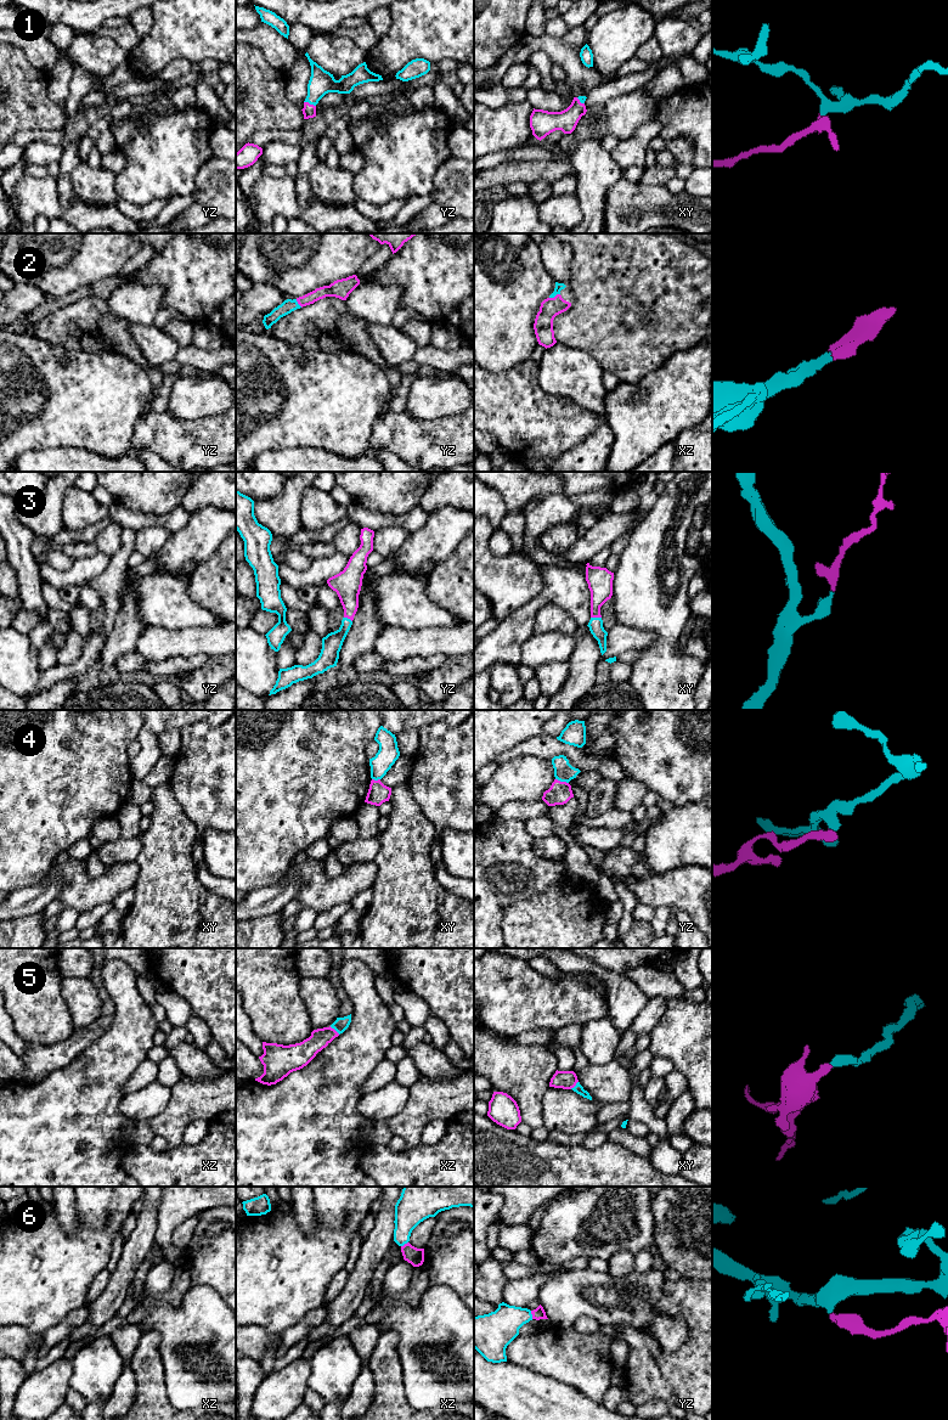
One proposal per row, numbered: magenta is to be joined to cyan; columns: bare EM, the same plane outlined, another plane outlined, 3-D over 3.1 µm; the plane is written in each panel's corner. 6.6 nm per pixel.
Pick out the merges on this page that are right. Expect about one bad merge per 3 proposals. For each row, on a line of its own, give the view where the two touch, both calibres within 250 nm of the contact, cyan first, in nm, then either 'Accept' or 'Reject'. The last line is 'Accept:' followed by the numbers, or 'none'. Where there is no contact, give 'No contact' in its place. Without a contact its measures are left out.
1: Touches cyan in yz. Thickness 160 nm (cyan) against 90 nm. Accept
2: Touches cyan in xz. Thickness 50 nm (cyan) against 130 nm. Accept
3: Touches cyan in xy. Thickness 100 nm (cyan) against 170 nm. Accept
4: Touches cyan in yz. Thickness 130 nm (cyan) against 150 nm. Reject
5: Touches cyan in xz. Thickness 90 nm (cyan) against 140 nm. Accept
6: Touches cyan in yz. Thickness 240 nm (cyan) against 80 nm. Accept
Accept: 1, 2, 3, 5, 6

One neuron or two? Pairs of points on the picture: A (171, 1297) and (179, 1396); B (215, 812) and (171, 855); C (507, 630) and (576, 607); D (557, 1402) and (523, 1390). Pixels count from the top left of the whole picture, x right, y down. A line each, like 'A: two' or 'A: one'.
A: two
B: two
C: one
D: one

